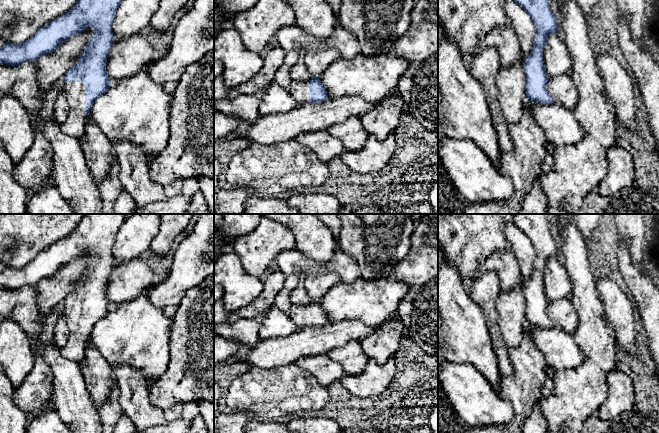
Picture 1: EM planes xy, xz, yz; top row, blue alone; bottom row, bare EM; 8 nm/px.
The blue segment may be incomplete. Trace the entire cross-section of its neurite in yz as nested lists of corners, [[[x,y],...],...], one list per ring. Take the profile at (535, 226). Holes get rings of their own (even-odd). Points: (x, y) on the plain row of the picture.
[[[513,214],[513,223],[528,237],[536,253],[532,275],[524,286],[526,322],[537,328],[552,328],[554,324],[546,313],[549,301],[543,275],[548,259],[557,256],[558,243],[550,233],[546,214]]]

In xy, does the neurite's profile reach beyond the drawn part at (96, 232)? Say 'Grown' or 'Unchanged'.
Grown

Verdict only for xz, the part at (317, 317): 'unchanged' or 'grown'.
grown

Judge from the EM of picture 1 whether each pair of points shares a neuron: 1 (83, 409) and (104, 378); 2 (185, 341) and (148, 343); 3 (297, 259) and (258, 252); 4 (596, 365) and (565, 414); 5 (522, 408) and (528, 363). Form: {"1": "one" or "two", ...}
{"1": "two", "2": "two", "3": "two", "4": "one", "5": "one"}

